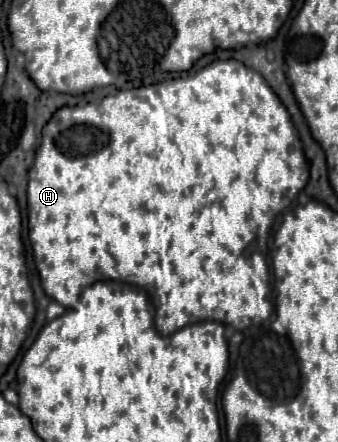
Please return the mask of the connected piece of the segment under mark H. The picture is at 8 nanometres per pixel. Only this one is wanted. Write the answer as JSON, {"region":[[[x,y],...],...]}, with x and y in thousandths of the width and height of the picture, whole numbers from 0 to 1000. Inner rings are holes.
{"region":[[[636,133],[621,147],[538,163],[524,176],[488,179],[467,192],[385,204],[320,195],[240,217],[251,222],[231,238],[183,242],[136,278],[124,292],[124,328],[107,342],[101,373],[83,391],[83,518],[130,658],[195,699],[213,699],[213,690],[237,681],[237,654],[272,645],[272,636],[337,631],[408,645],[438,658],[462,690],[462,744],[479,762],[503,762],[538,740],[592,726],[645,726],[692,735],[710,749],[746,735],[775,735],[805,713],[799,613],[787,590],[799,518],[917,405],[917,364],[899,351],[882,296],[793,183],[710,138]]]}

